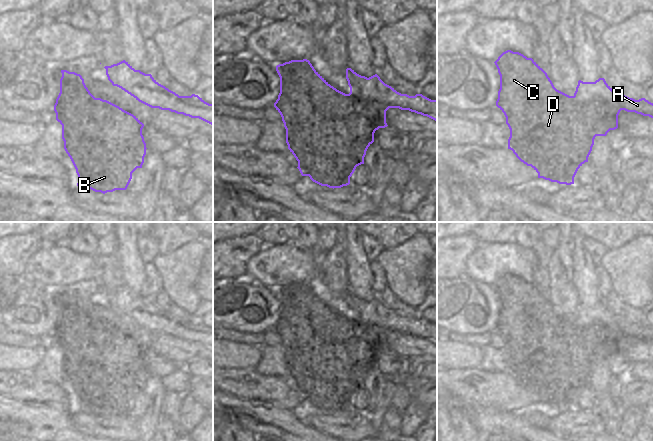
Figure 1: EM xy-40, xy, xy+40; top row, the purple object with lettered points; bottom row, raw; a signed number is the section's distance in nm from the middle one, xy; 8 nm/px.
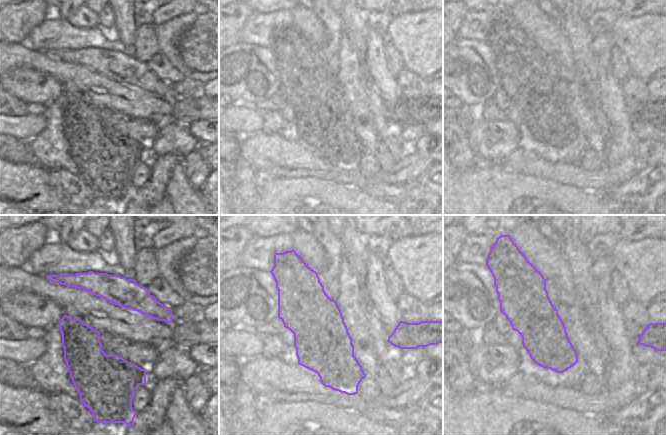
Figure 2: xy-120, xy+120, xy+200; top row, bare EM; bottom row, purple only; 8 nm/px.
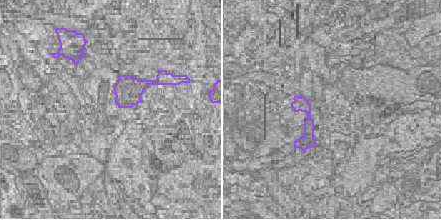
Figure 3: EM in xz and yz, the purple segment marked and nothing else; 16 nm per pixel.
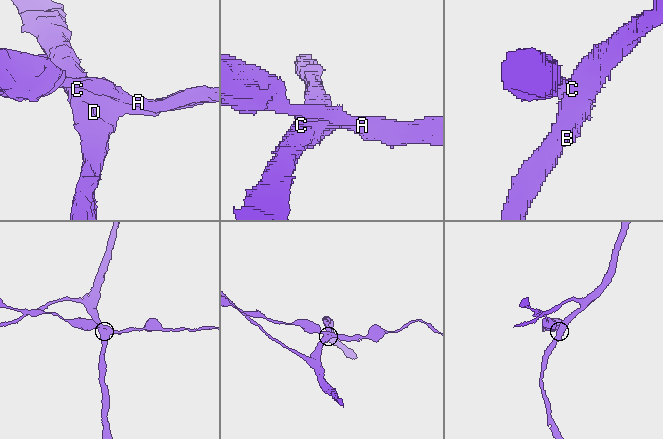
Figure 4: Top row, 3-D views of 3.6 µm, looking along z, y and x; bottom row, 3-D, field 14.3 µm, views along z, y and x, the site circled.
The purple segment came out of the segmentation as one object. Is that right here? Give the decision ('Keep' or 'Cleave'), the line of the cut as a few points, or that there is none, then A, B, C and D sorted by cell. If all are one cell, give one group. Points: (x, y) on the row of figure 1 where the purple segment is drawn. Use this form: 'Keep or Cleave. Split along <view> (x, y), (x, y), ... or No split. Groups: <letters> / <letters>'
Cleave. Split along xy (347, 94), (365, 103), (364, 108), (369, 113), (373, 134). Groups: A / B C D

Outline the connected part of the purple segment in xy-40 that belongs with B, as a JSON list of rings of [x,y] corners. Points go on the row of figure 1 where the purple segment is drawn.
[[[61,70],[60,93],[54,105],[56,120],[62,125],[64,149],[70,157],[78,175],[77,186],[89,188],[103,194],[115,190],[126,190],[132,173],[142,168],[146,155],[146,143],[142,135],[144,124],[133,114],[101,98],[95,98],[80,74]]]

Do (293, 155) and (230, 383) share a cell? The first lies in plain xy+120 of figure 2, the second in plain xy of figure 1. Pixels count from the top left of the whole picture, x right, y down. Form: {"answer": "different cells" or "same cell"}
{"answer": "same cell"}

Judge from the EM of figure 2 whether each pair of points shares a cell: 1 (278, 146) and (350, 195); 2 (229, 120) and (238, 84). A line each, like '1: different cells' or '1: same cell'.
1: different cells
2: different cells

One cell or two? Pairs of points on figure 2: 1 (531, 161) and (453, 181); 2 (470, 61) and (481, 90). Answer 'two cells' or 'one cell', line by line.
1: two cells
2: one cell

